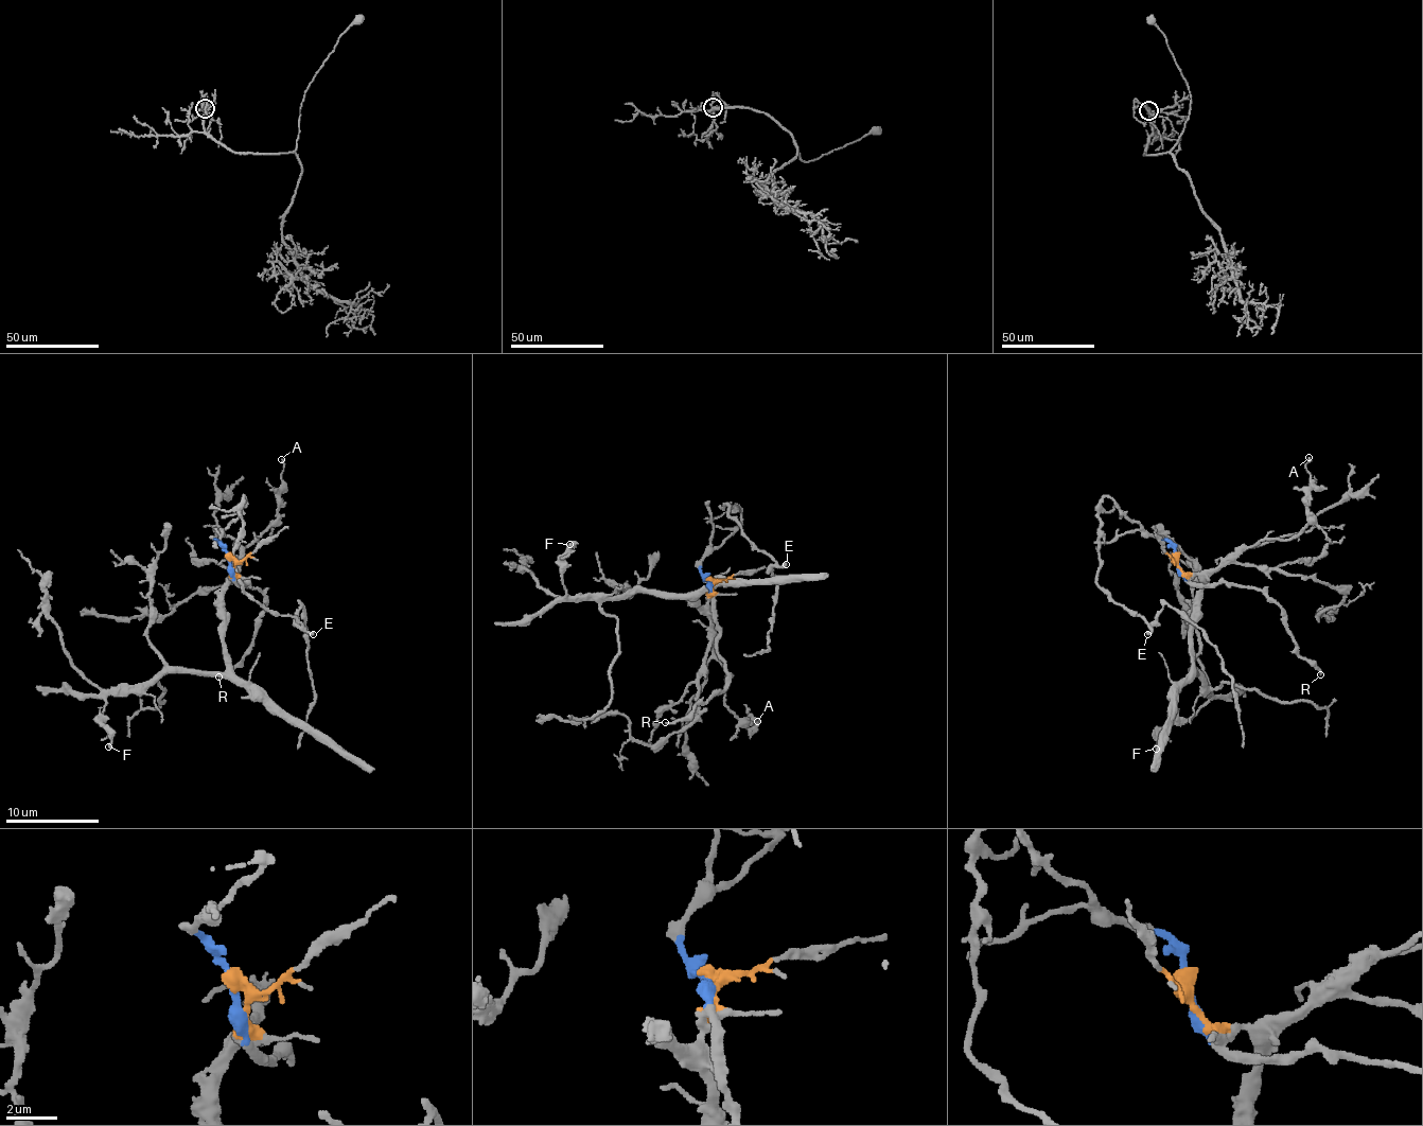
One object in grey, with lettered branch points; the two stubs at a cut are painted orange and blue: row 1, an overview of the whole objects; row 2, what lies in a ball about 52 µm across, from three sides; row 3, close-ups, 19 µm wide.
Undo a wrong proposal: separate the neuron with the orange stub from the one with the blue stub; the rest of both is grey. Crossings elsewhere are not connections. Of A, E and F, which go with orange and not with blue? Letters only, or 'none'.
A, F

